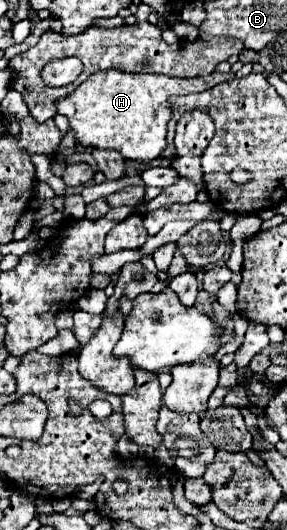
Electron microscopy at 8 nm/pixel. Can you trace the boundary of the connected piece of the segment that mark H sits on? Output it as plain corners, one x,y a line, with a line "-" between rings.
103,70
91,74
71,94
59,98
55,106
57,114
67,116
69,128
75,130
75,140
83,148
109,148
119,152
123,158
149,162
151,158
159,158
167,146
165,134
167,122
171,118
167,102
169,96
203,92
231,78
231,72
213,72
201,78
169,78
157,74
127,74
121,70

